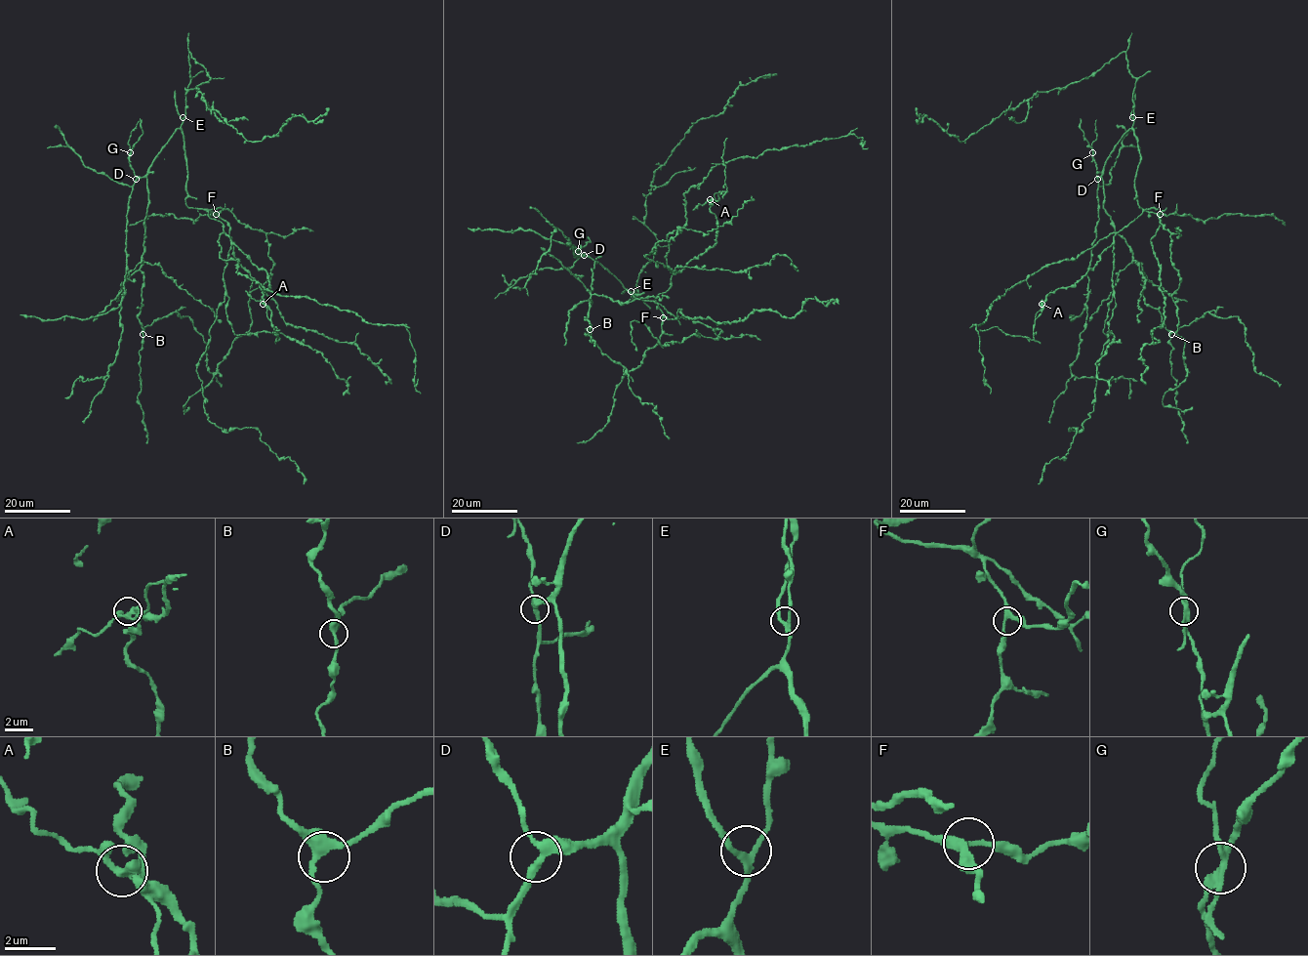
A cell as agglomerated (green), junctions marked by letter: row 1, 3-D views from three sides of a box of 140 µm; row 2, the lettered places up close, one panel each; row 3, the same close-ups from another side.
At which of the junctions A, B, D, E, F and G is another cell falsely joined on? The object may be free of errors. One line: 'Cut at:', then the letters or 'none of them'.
Cut at: G

